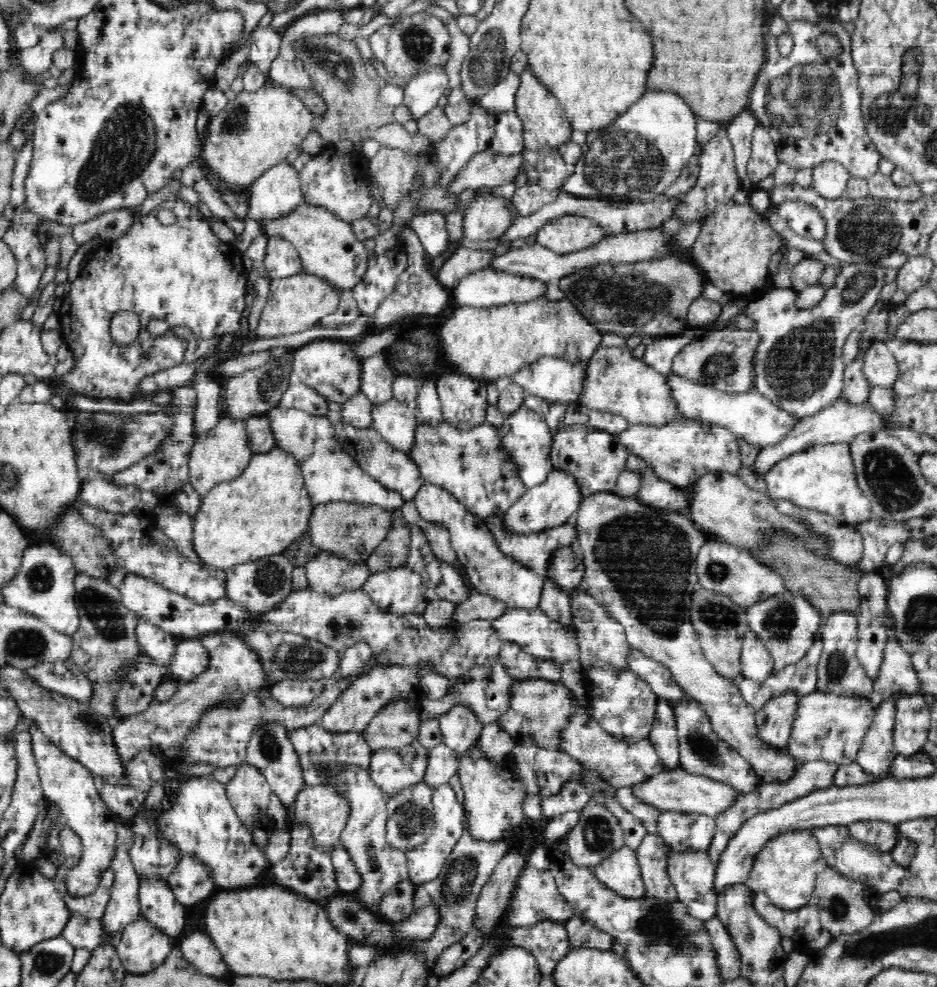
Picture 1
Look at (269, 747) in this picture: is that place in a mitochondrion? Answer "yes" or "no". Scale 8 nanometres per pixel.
yes

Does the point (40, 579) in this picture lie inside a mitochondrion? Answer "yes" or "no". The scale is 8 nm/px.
yes

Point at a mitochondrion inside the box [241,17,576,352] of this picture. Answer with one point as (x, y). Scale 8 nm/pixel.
(485, 65)

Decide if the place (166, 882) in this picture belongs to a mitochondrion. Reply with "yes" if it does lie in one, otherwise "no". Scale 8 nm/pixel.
no

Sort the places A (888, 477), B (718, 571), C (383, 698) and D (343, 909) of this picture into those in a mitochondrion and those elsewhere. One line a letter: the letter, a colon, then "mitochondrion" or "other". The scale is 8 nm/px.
A: mitochondrion
B: mitochondrion
C: other
D: mitochondrion

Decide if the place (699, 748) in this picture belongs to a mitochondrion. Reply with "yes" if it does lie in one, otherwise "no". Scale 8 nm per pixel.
yes

